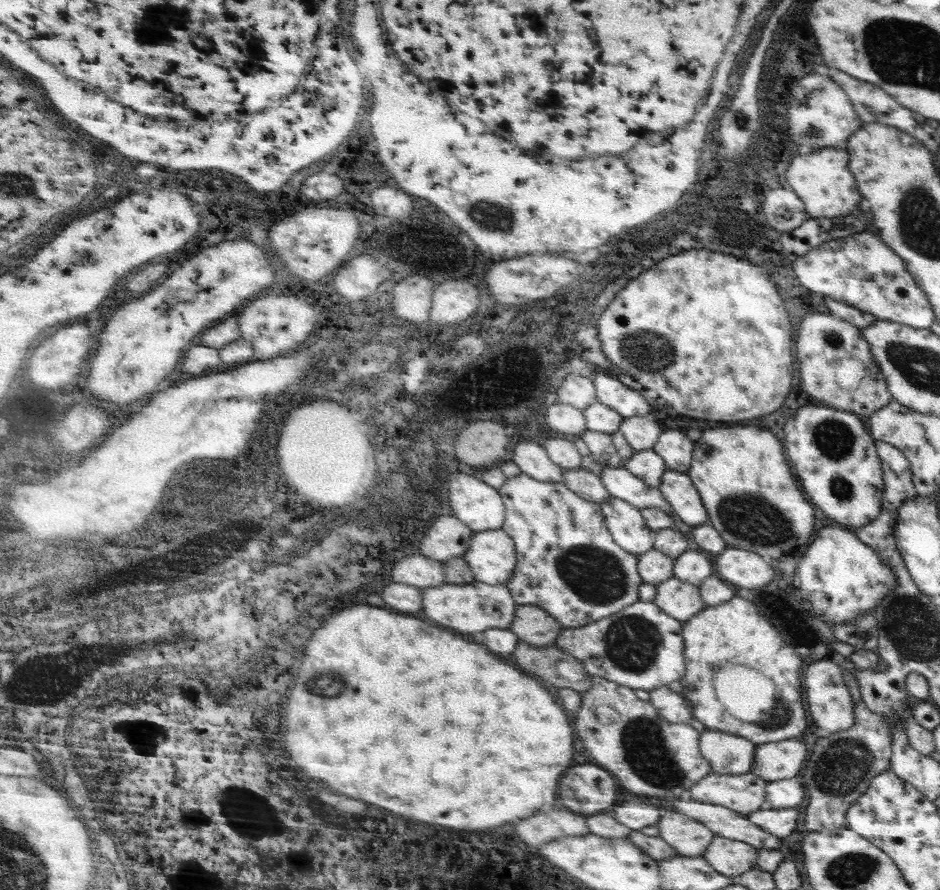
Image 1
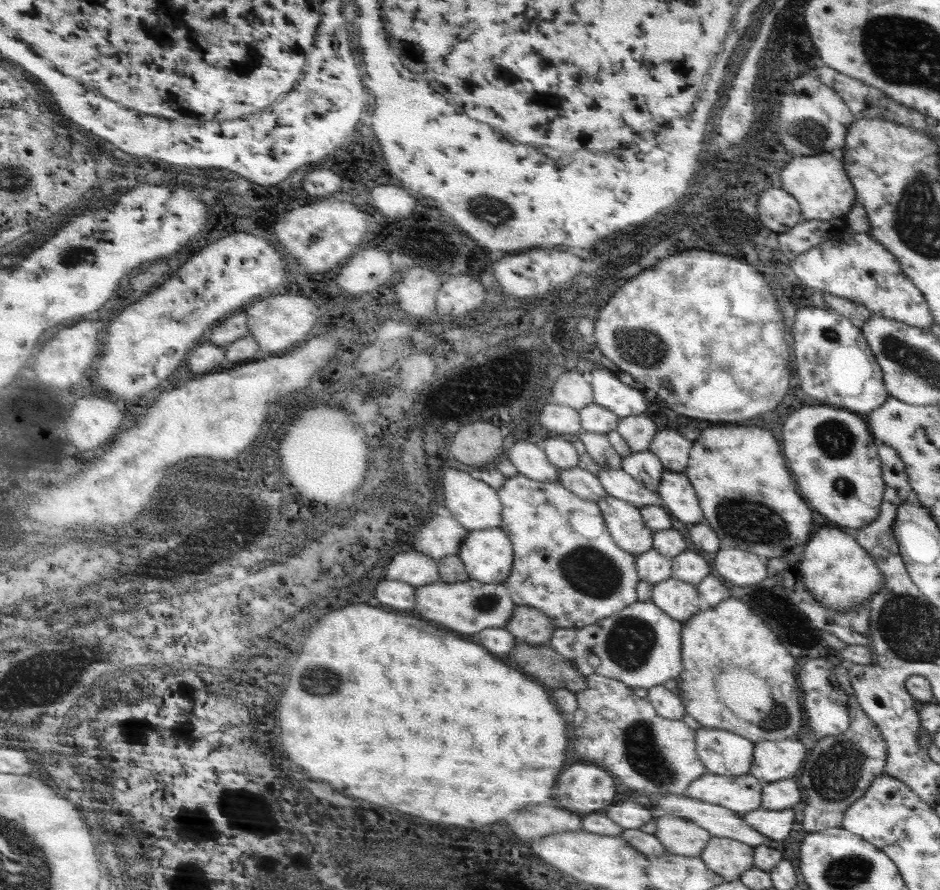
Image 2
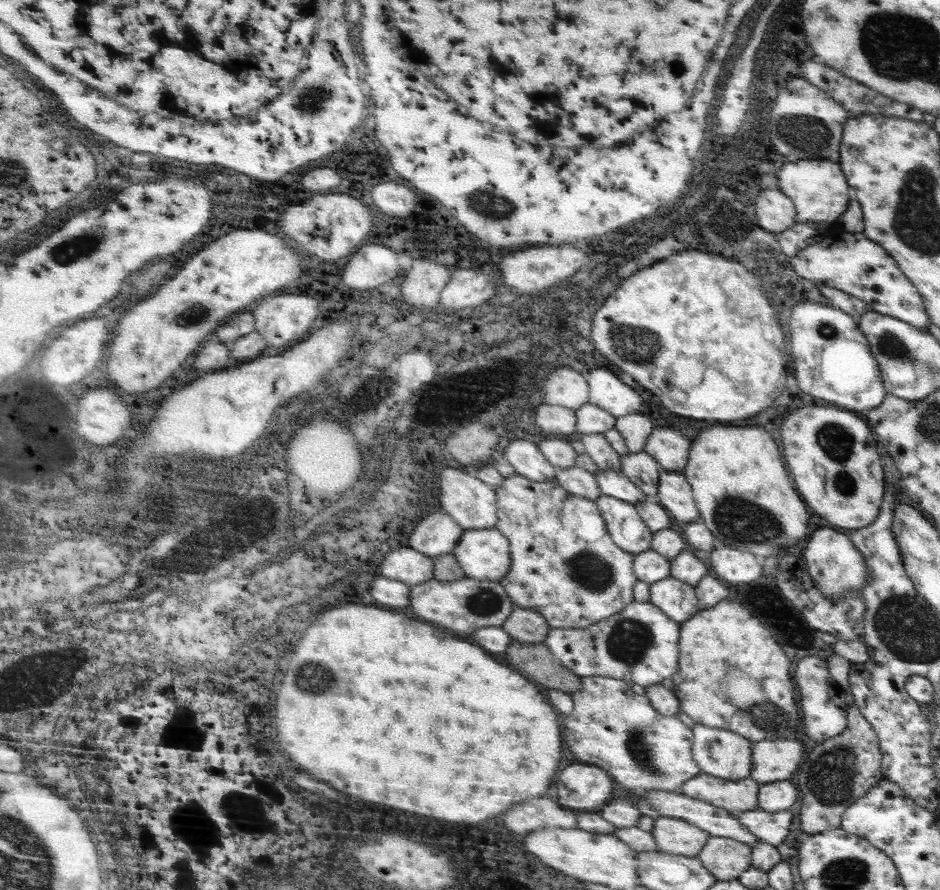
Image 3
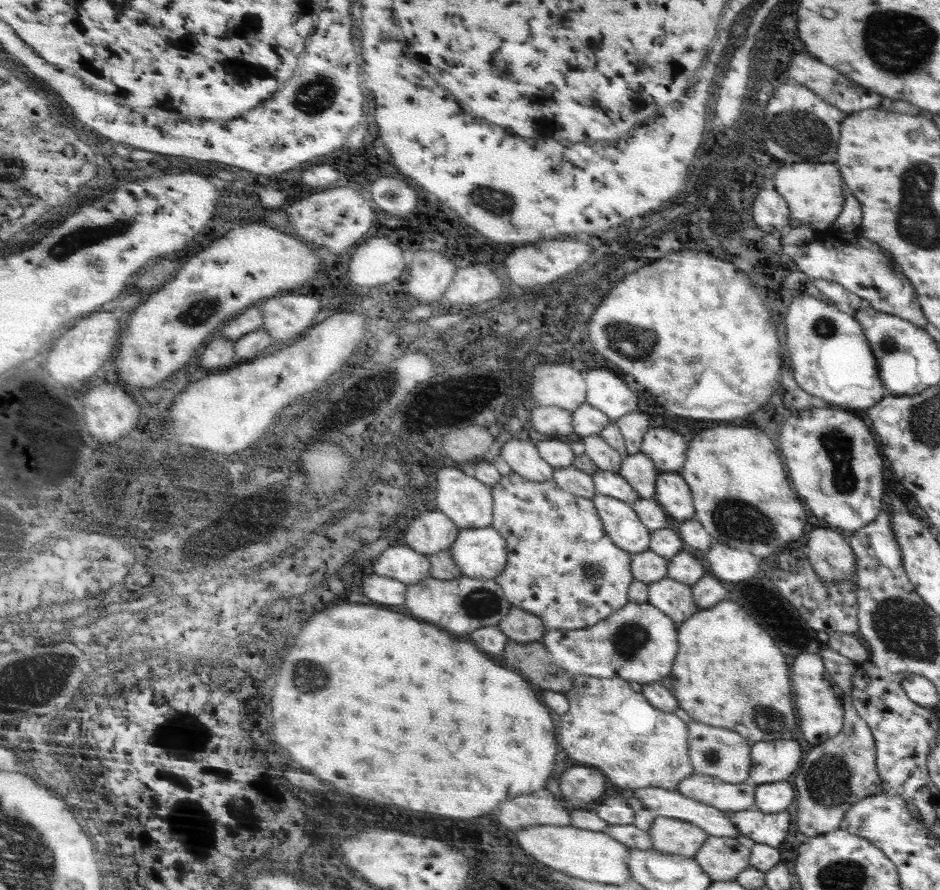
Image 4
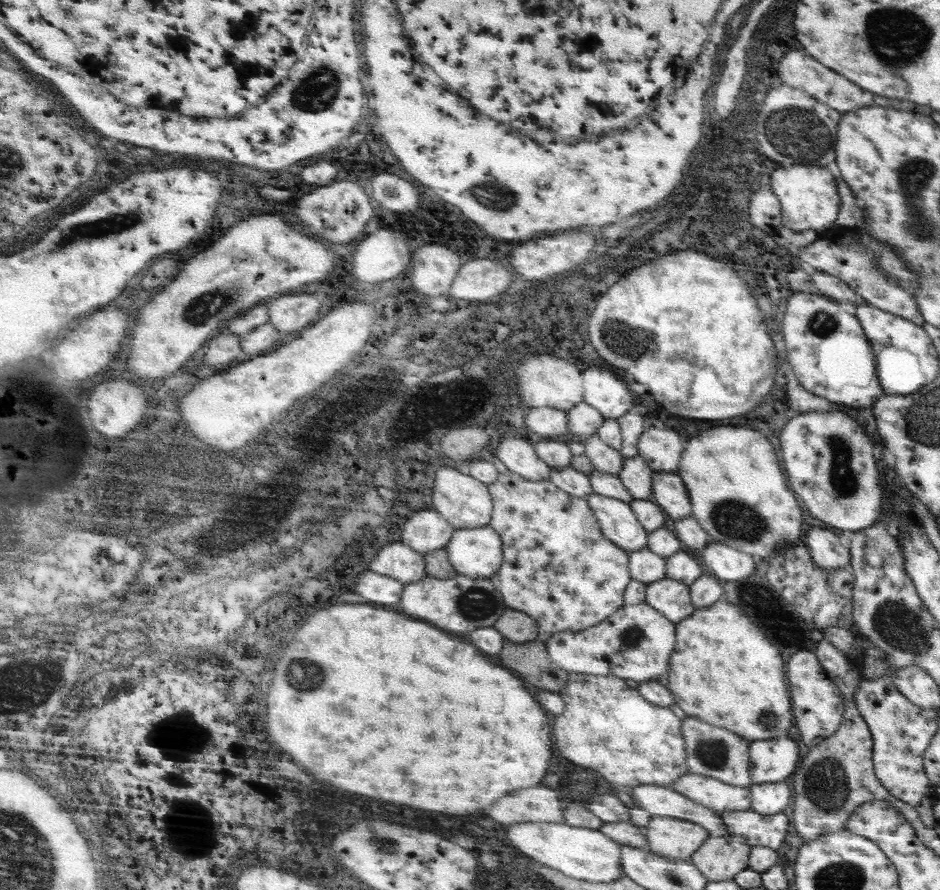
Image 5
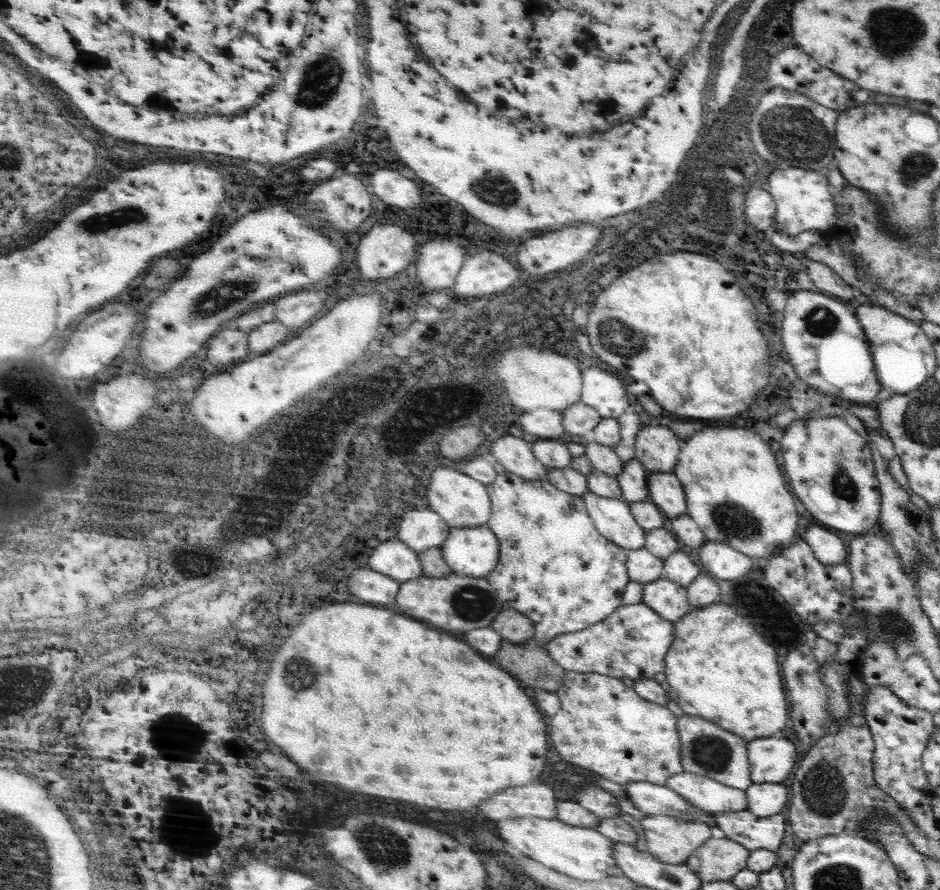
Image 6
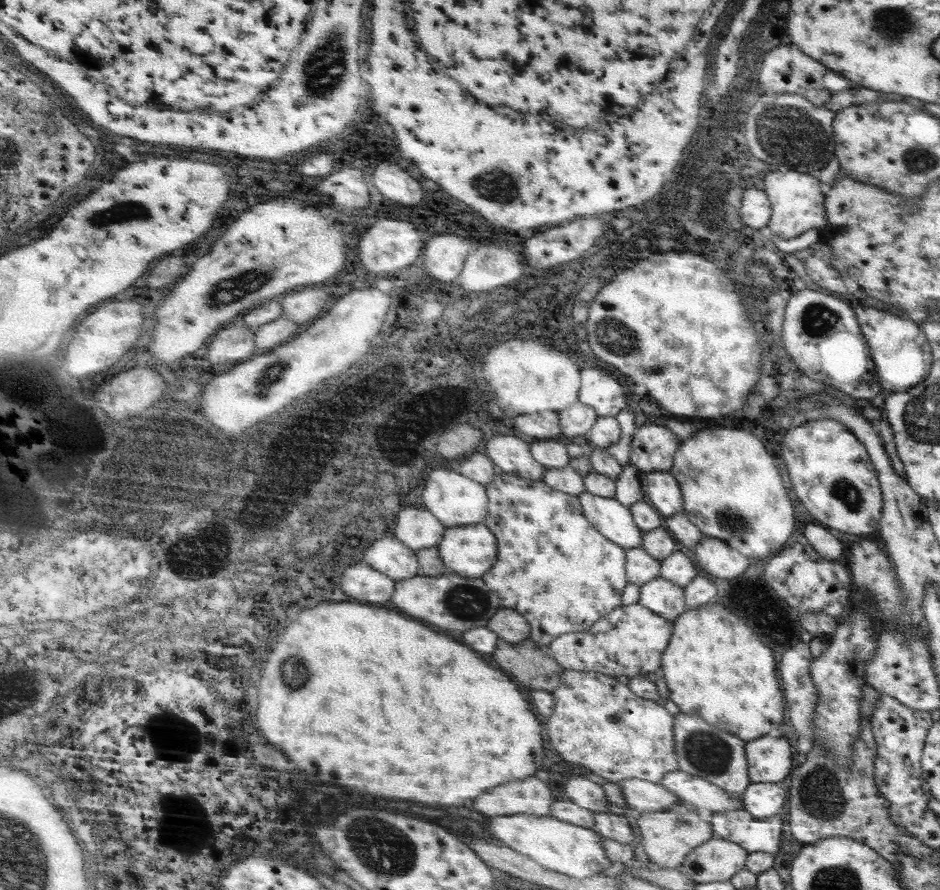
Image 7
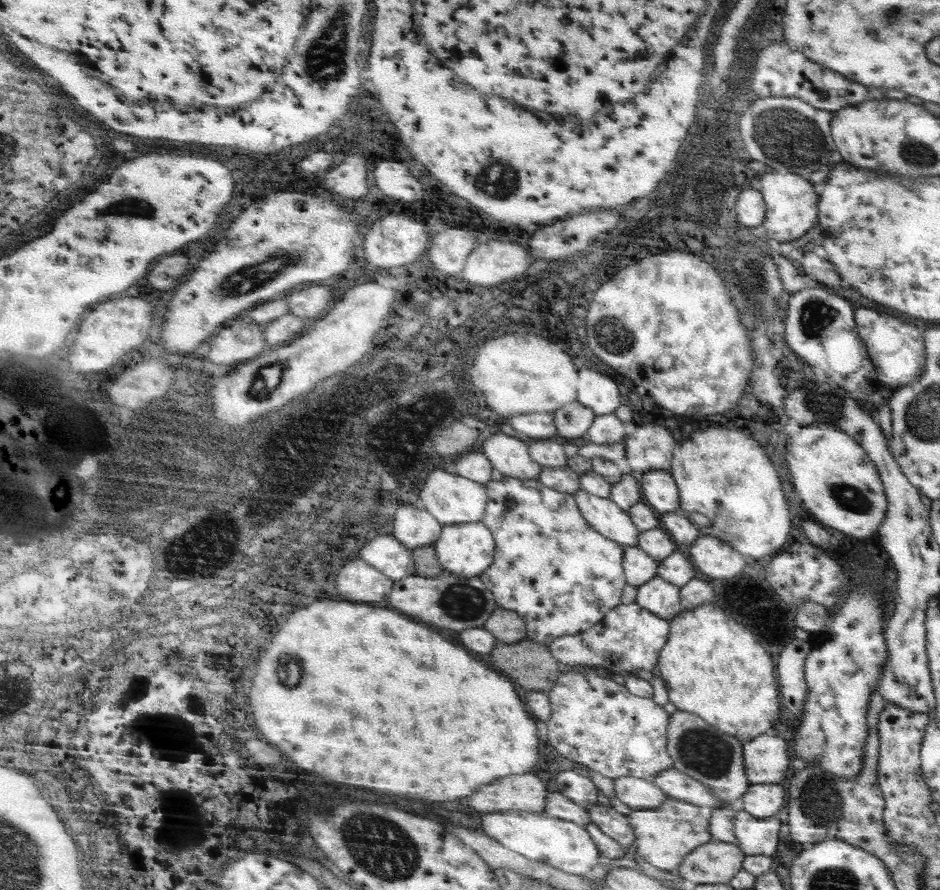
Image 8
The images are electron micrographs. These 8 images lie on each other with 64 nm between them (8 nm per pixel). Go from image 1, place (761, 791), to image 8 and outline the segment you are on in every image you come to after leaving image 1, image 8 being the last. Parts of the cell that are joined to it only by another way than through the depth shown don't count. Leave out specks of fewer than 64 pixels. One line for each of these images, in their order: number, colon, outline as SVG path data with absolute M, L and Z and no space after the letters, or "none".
2: M705 772L689 784L685 796L707 804L717 804L721 808L729 808L737 816L743 816L761 808L761 790L763 782L749 774L729 778Z
3: M701 772L681 786L683 796L713 804L717 808L725 808L733 818L737 818L743 812L755 810L759 806L757 792L759 792L759 784L751 778L721 780L717 776L709 776Z
4: M691 774L679 782L677 792L725 814L733 814L755 810L755 788L757 784L753 780L747 780L745 784L727 784L719 778Z
5: M683 774L673 782L675 792L687 796L689 800L711 808L715 812L751 812L751 790L723 784L721 780L707 778L701 774Z
6: M681 772L681 774L671 776L665 786L677 792L695 808L709 814L747 810L747 798L743 790L729 788L725 784L719 784L717 780L709 780L707 776Z
7: M681 770L667 772L661 778L659 786L663 786L667 792L673 792L673 796L681 800L681 804L687 804L693 808L705 808L713 814L737 810L741 806L741 800L725 794L723 788Z
8: M675 768L659 772L651 784L661 788L667 794L667 798L683 800L697 808L703 808L703 806L713 808L713 810L723 808L723 802L717 796L713 796L705 784L701 784L699 780L687 776L685 772L679 772Z

